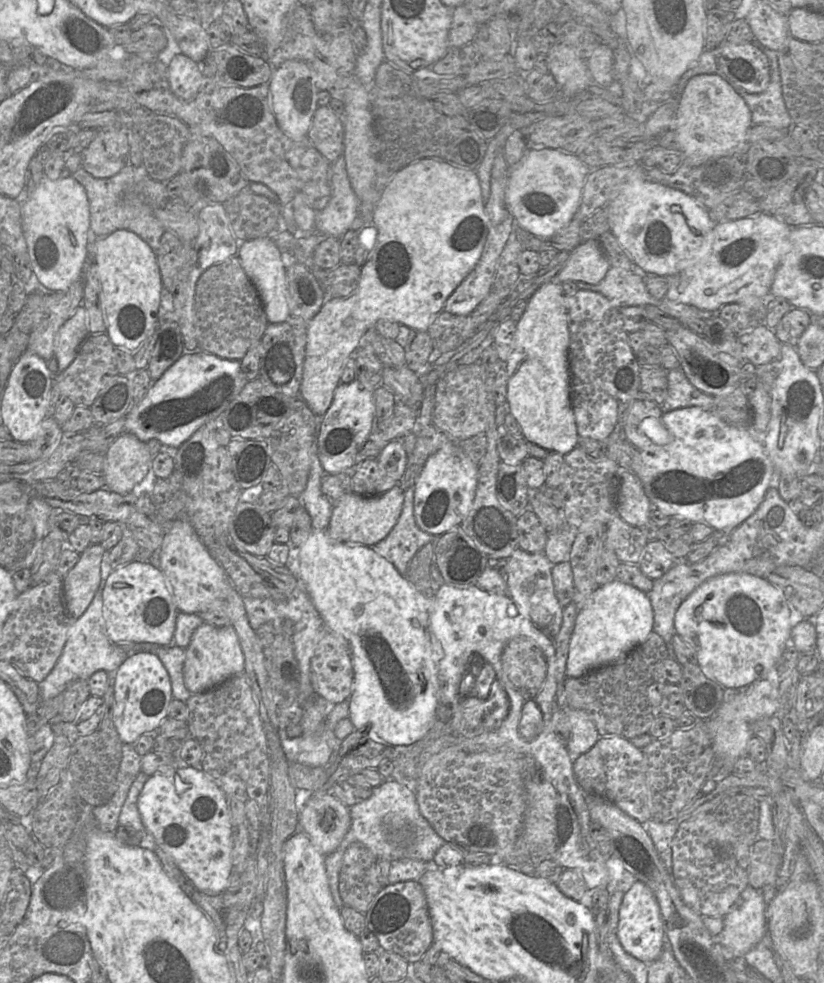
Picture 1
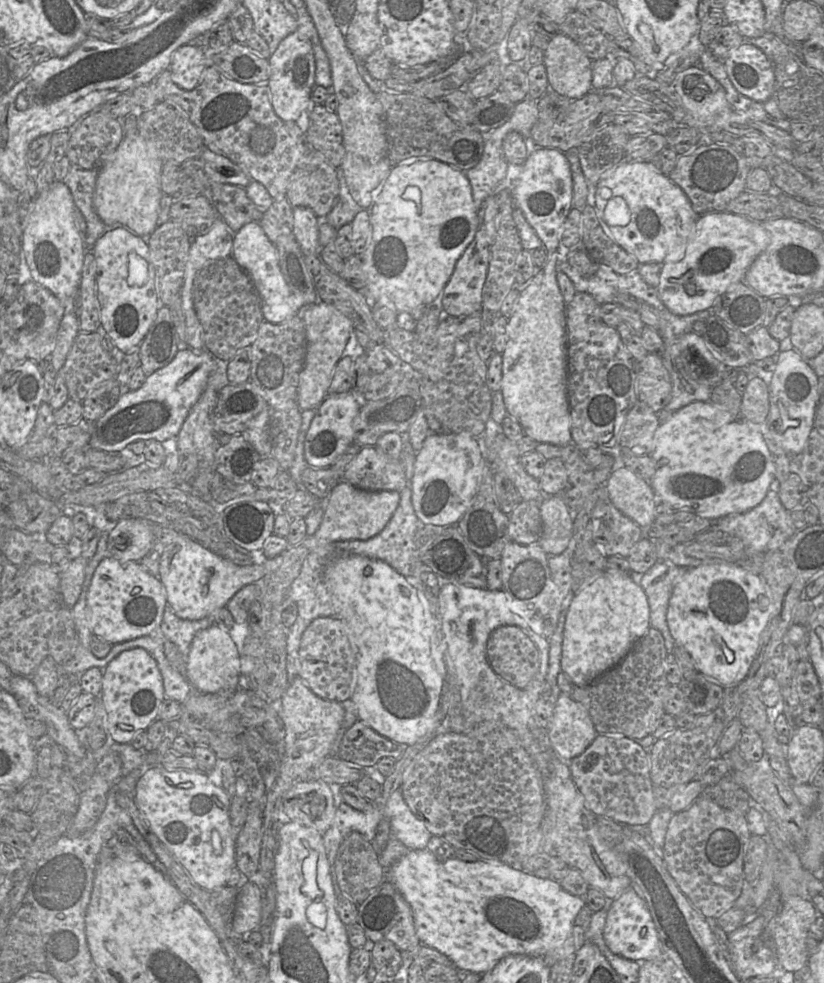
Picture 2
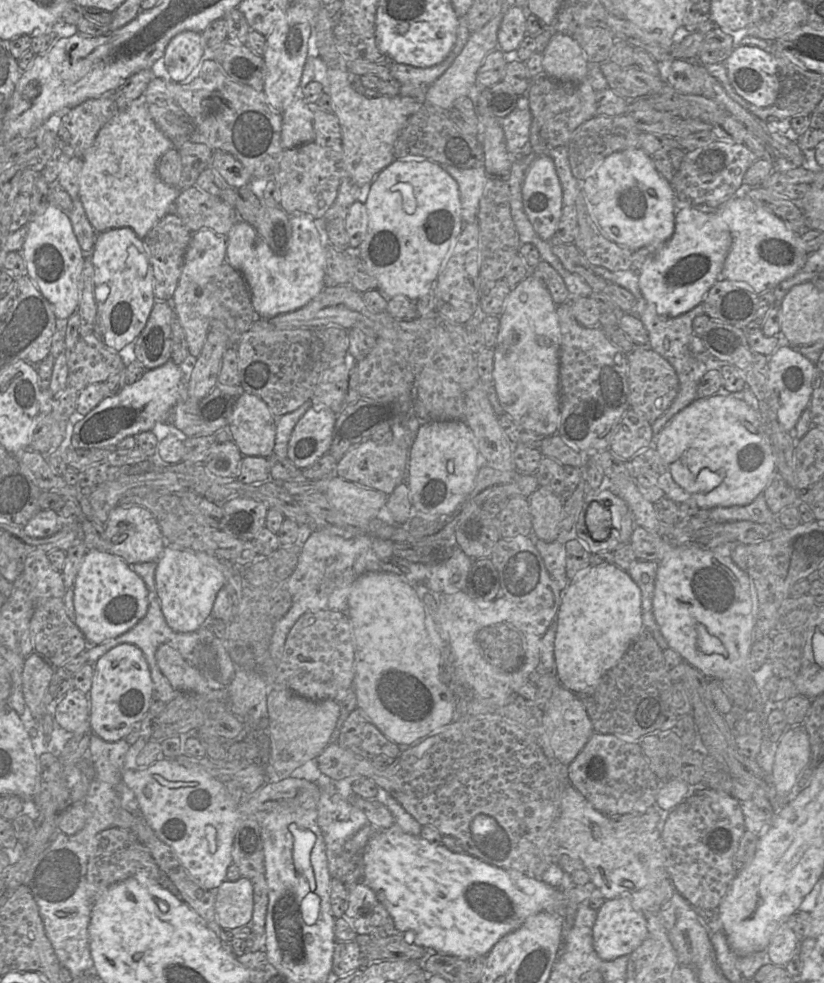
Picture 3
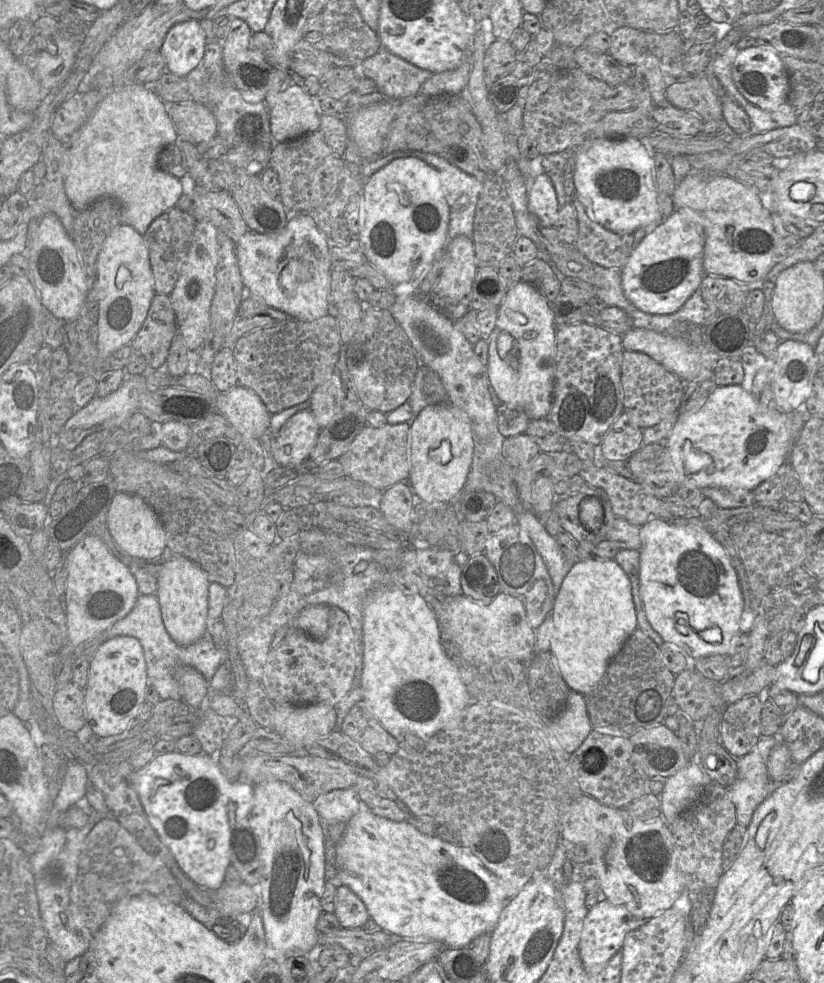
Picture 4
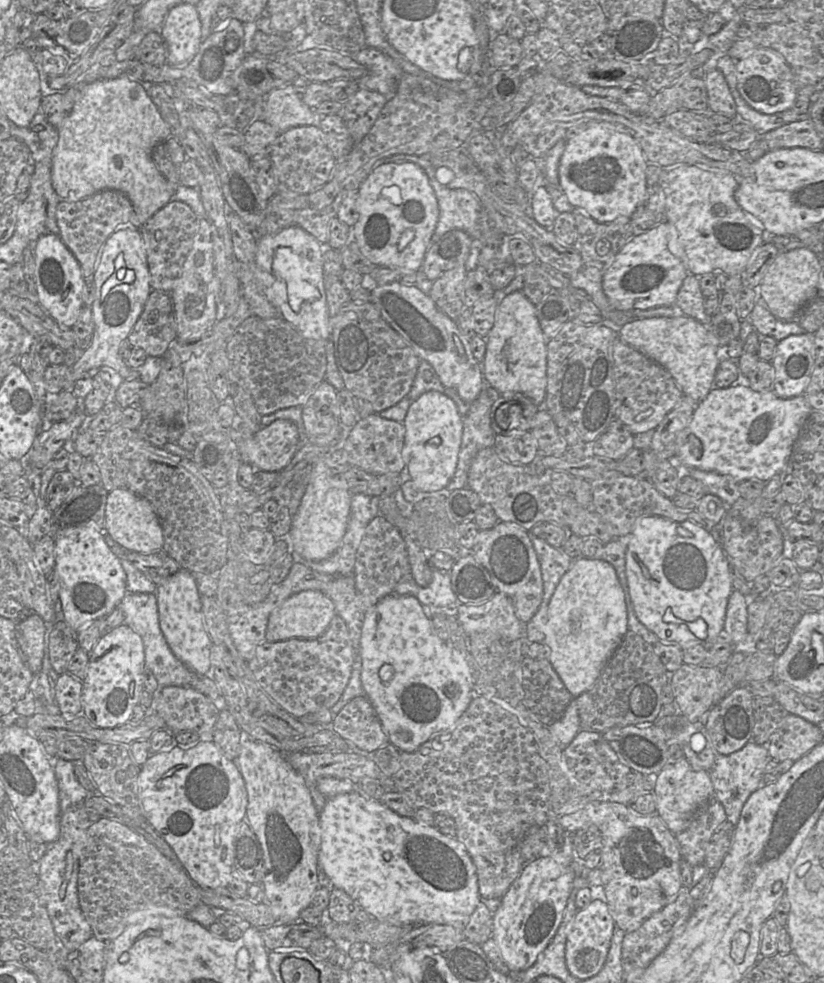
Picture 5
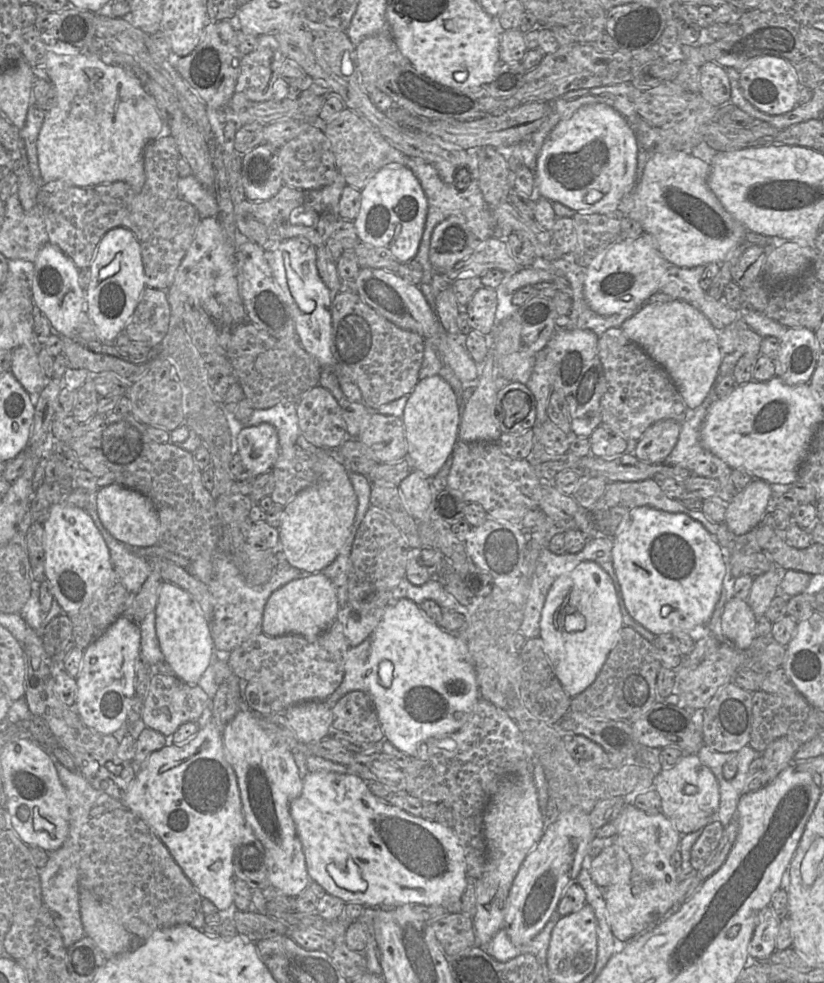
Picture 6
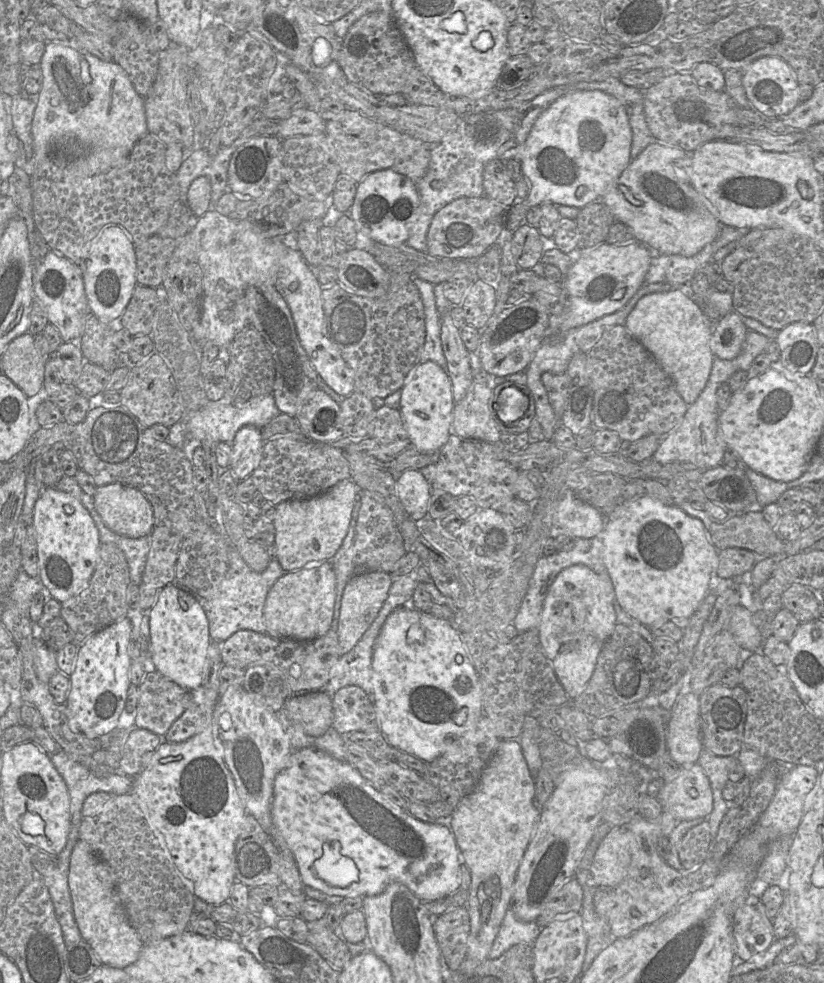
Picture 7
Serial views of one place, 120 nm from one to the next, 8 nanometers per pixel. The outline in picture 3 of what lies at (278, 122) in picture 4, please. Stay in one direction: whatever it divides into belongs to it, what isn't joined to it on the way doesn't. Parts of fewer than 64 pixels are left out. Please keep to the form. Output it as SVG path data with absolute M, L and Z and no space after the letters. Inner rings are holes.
M301 94L297 96L292 103L283 111L282 129L281 129L281 145L284 149L298 147L302 144L315 140L315 131L313 125L314 107L306 103Z

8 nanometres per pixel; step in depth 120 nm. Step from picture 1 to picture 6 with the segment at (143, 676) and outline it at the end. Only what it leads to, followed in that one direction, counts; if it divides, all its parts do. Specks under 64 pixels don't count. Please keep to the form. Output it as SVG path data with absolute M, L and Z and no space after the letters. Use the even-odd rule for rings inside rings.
M127 616L118 617L84 649L81 668L75 678L75 712L87 727L105 735L113 735L128 724L131 701L136 695L135 663L140 652L140 627Z

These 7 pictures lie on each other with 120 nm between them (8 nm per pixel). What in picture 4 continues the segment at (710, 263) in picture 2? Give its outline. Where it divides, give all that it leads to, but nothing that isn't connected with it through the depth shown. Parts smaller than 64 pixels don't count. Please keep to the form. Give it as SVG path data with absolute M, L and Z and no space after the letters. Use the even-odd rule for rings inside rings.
M679 211L665 220L634 247L622 268L622 288L626 298L651 314L673 314L700 288L703 270L704 236L701 226L688 221Z

